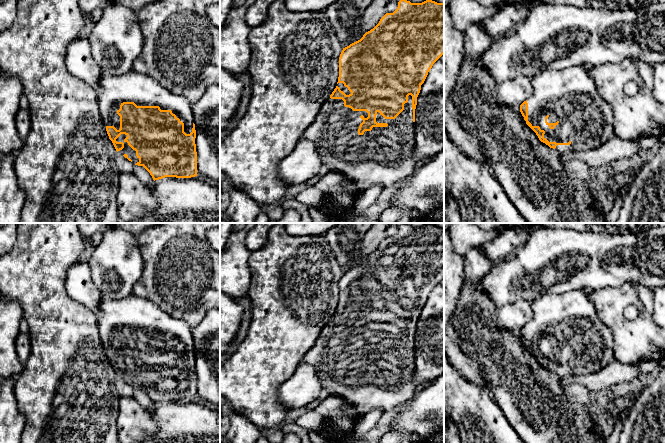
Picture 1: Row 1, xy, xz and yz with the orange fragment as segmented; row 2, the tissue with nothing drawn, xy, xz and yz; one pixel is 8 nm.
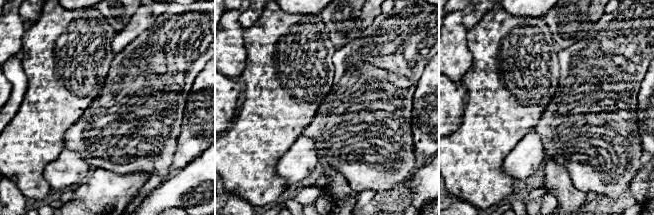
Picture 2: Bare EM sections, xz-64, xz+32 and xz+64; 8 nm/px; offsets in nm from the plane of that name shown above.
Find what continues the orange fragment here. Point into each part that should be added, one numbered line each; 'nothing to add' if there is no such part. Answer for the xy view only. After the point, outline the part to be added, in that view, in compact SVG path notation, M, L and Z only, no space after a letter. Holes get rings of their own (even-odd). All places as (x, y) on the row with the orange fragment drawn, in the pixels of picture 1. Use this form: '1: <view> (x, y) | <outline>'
1: xy (134, 87) | M133 70L122 75L102 73L99 83L99 111L105 127L114 126L119 130L120 116L117 111L120 105L123 102L134 102L137 106L159 106L161 110L171 110L184 123L184 132L192 132L192 103L171 93L145 74Z

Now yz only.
1: yz (570, 96) | M583 66L563 70L544 70L532 77L533 93L527 99L528 121L545 131L544 138L556 142L556 150L579 152L597 149L614 136L611 106L600 95L596 84Z

